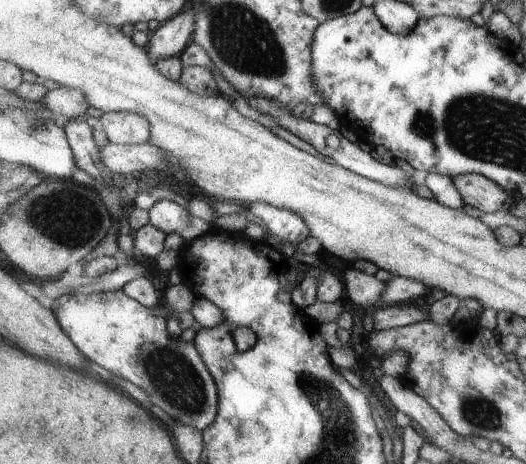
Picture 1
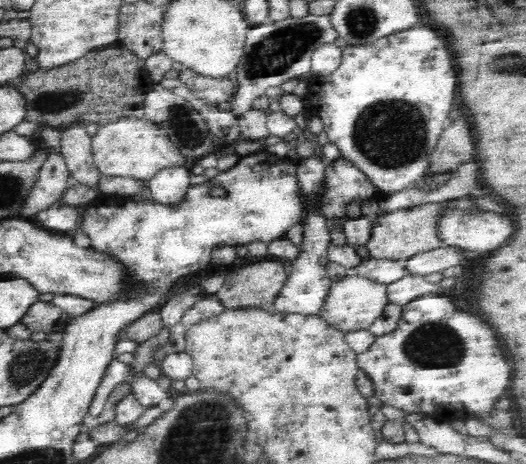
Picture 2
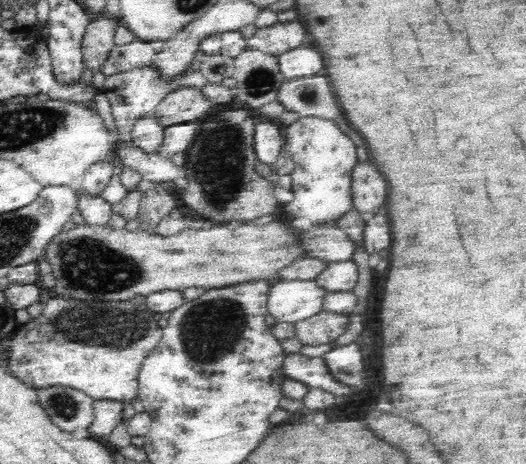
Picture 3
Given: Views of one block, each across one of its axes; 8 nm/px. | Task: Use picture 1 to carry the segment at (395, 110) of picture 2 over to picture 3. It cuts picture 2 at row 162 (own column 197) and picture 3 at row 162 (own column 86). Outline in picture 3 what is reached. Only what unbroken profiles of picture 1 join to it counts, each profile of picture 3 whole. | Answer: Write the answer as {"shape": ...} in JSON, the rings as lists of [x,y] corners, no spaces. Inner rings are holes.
{"shape":[[[316,116],[300,117],[284,127],[284,137],[283,151],[295,162],[294,170],[290,173],[294,199],[284,204],[284,212],[290,218],[308,218],[313,225],[342,218],[342,214],[353,208],[351,172],[358,161],[350,137],[346,138],[339,132],[335,122]]]}

